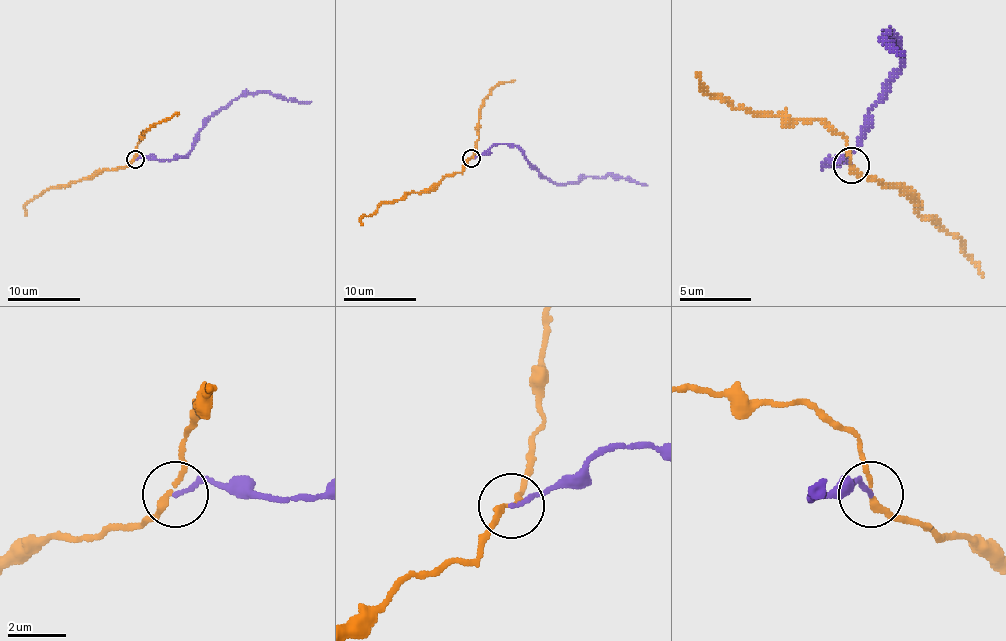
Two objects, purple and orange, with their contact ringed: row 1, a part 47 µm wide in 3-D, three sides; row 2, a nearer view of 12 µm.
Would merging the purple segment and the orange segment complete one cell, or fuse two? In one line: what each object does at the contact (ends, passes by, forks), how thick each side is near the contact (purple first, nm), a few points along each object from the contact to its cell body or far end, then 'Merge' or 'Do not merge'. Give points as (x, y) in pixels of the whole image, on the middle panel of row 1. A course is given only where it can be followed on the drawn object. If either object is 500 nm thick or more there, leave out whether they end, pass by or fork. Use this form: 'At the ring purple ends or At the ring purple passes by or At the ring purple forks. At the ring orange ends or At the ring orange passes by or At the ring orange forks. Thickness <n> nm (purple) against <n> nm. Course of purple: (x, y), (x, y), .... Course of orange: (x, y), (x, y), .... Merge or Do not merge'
At the ring purple ends. At the ring orange passes by. Thickness 140 nm (purple) against 180 nm. Course of purple: (471, 158), (484, 154), (493, 145), (511, 143), (555, 183), (616, 174), (647, 185). Course of orange: (470, 158), (460, 172), (446, 174), (430, 189), (406, 192), (399, 200), (383, 203), (361, 220), (363, 225). Do not merge

